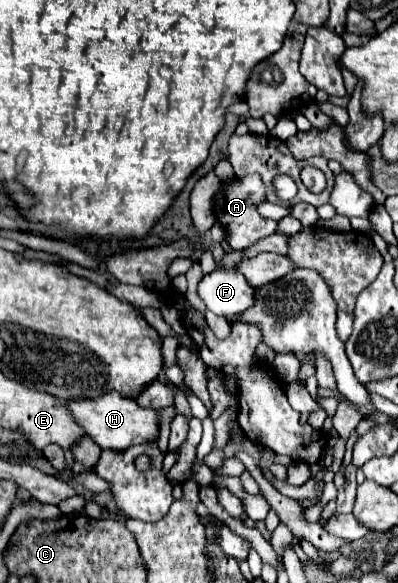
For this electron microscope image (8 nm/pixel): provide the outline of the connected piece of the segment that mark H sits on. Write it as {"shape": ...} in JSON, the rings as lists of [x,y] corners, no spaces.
{"shape":[[[109,392],[99,396],[97,400],[73,400],[67,404],[75,420],[85,428],[89,438],[97,442],[101,448],[109,450],[127,450],[137,444],[145,442],[155,442],[161,432],[161,414],[153,408],[143,408],[139,406],[133,398],[123,398],[117,392]]]}

